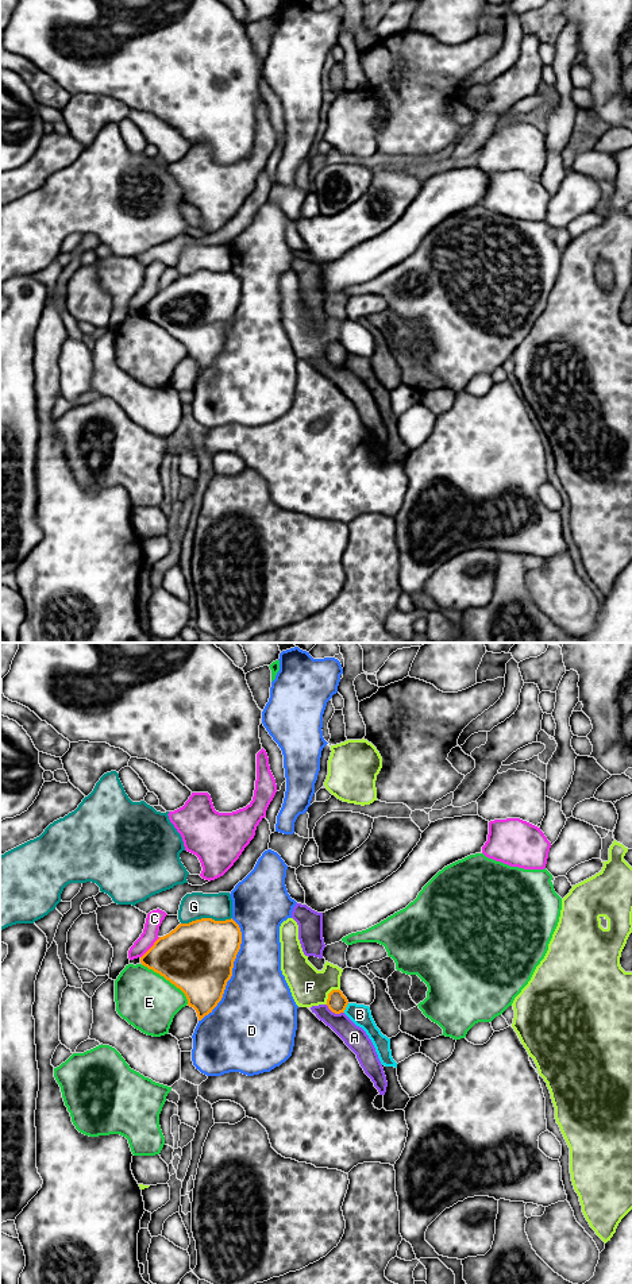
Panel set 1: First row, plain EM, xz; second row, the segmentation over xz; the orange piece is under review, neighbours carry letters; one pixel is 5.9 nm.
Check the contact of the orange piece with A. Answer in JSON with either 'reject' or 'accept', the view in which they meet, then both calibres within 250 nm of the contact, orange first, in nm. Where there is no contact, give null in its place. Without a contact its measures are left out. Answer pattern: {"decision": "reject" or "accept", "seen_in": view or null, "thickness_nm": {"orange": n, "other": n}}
{"decision": "reject", "seen_in": "xz", "thickness_nm": {"orange": 120, "other": 140}}

